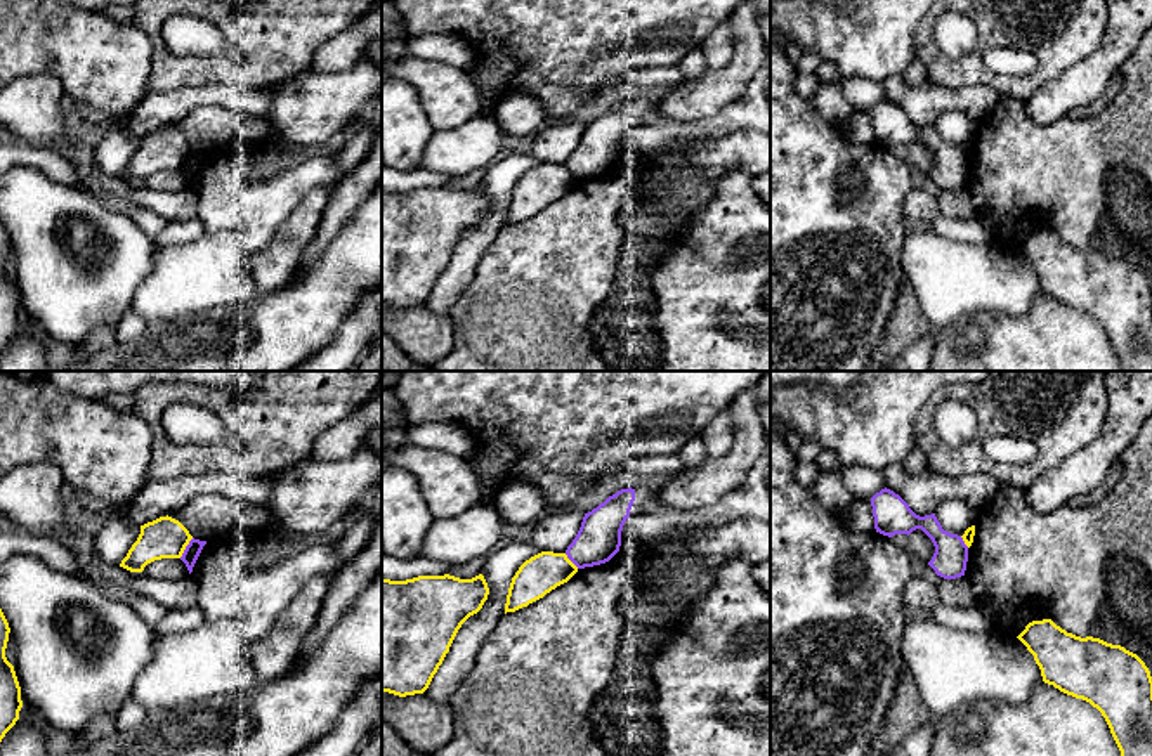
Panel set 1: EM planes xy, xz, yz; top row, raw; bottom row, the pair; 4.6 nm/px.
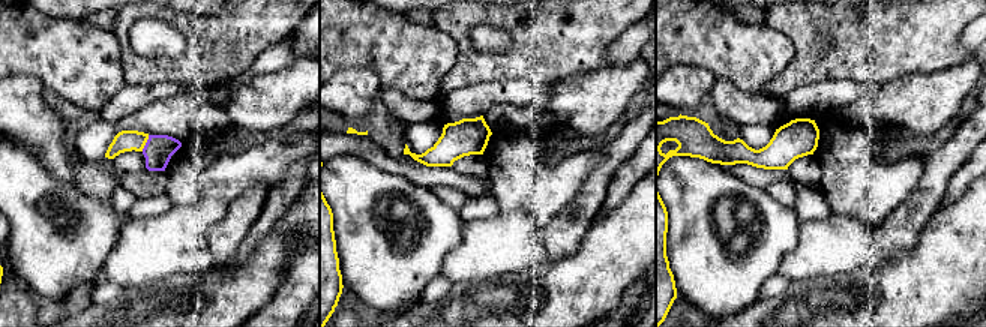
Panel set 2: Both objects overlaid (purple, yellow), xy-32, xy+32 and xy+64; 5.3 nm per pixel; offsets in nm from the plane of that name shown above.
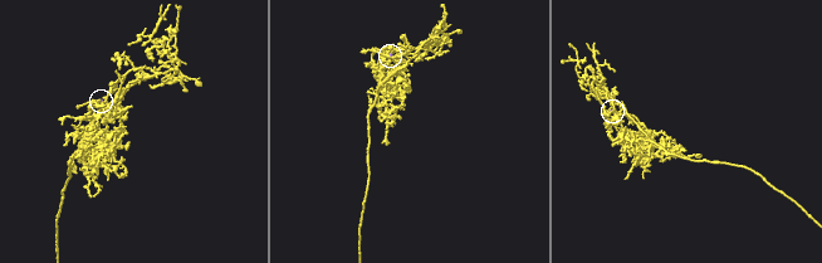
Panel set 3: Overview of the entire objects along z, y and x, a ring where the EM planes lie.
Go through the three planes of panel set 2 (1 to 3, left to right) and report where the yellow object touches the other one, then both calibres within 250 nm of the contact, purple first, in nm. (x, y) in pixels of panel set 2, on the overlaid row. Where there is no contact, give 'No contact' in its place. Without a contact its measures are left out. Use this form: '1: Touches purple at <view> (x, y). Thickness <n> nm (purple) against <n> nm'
1: Touches purple at xy-32 (146, 143). Thickness 160 nm (purple) against 110 nm
2: No contact
3: No contact

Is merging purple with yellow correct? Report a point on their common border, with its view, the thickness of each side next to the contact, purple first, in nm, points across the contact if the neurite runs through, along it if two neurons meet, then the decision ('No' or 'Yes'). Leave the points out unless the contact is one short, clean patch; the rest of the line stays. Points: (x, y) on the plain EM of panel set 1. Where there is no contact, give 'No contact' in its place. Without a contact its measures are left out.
Touches purple at xy (186, 160). Thickness 70 nm (purple) against 190 nm. Boundary: xy (193, 149), (179, 169). No

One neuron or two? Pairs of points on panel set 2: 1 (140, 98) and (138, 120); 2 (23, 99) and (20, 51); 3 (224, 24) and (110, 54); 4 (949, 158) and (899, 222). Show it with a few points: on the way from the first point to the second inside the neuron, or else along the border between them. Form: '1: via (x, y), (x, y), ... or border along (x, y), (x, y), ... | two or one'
1: border along (173, 96), (156, 99), (119, 120), (107, 122) | two
2: border along (15, 74), (32, 74), (44, 86) | two
3: border along (110, 30), (120, 48), (122, 78), (126, 84) | two
4: via (937, 174), (931, 191), (916, 206) | one

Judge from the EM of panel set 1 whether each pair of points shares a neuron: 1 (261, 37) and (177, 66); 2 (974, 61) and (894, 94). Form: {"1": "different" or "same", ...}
{"1": "same", "2": "different"}

